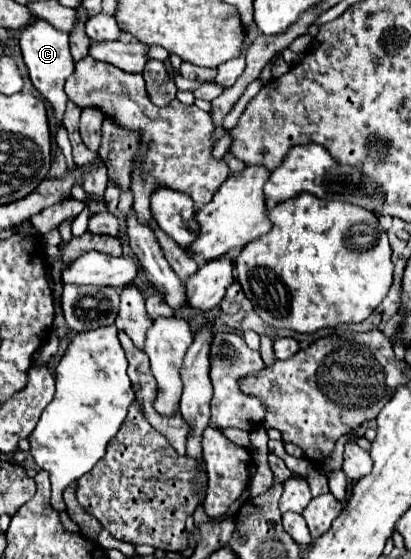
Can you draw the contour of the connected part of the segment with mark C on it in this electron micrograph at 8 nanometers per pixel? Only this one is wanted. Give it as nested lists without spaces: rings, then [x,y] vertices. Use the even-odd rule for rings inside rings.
[[[34,21],[32,25],[24,27],[22,33],[20,33],[20,49],[22,49],[22,57],[24,57],[24,63],[26,63],[28,73],[30,73],[32,85],[36,87],[36,91],[54,109],[54,117],[56,117],[59,125],[56,143],[62,149],[62,153],[64,153],[67,168],[73,169],[75,164],[72,156],[72,146],[67,130],[62,125],[62,119],[64,119],[64,113],[66,113],[66,105],[68,105],[68,97],[64,93],[64,83],[66,83],[66,77],[70,77],[74,73],[74,61],[72,61],[72,55],[70,55],[70,49],[68,49],[68,35],[58,31],[58,29],[54,29],[46,21]]]

